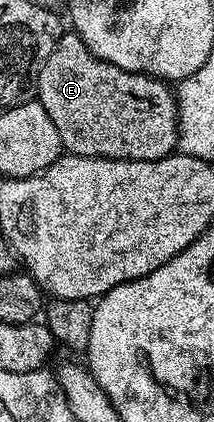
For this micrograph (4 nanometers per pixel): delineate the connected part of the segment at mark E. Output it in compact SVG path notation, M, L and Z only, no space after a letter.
M74 31L64 32L57 47L53 47L53 55L49 55L45 67L41 67L39 72L38 89L37 100L43 104L45 111L49 111L49 119L53 119L53 127L57 127L57 135L61 135L61 143L68 154L77 157L108 157L114 161L156 161L162 157L170 157L172 153L176 152L179 143L179 102L172 86L166 81L159 80L158 77L150 77L144 73L130 73L113 63L102 61L100 57L94 57L89 51L89 47L85 47L85 43Z

